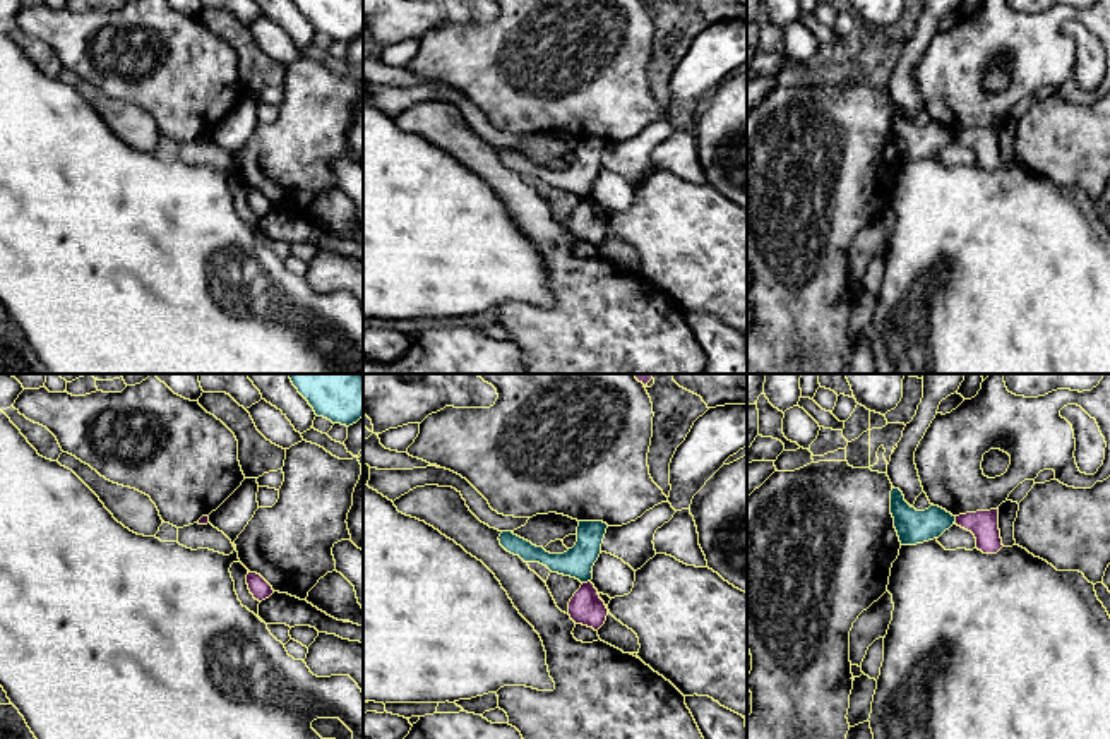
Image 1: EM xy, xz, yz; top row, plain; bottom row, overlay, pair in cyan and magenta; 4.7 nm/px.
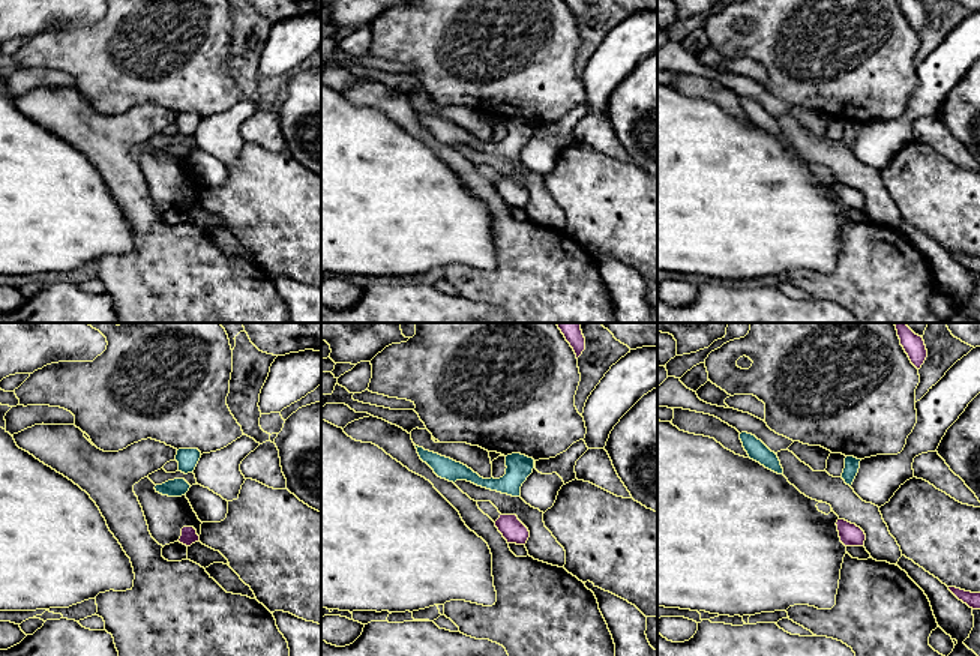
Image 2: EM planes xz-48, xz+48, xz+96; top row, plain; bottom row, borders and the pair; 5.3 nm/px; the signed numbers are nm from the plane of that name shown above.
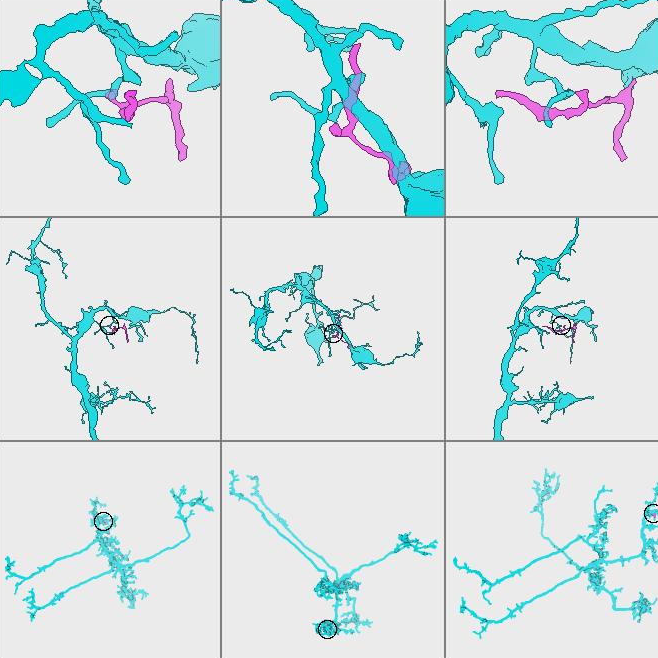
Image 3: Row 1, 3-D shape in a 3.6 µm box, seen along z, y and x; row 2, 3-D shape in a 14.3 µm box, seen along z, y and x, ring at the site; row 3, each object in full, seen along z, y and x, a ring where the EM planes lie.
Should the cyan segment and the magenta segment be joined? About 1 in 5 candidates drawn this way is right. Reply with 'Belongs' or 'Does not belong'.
Does not belong

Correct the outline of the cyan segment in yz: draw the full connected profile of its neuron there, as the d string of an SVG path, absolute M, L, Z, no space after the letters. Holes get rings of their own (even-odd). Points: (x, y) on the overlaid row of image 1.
M894 487L891 490L891 514L901 545L939 538L956 521L956 516L934 504L925 511L916 511L904 501L903 492Z

